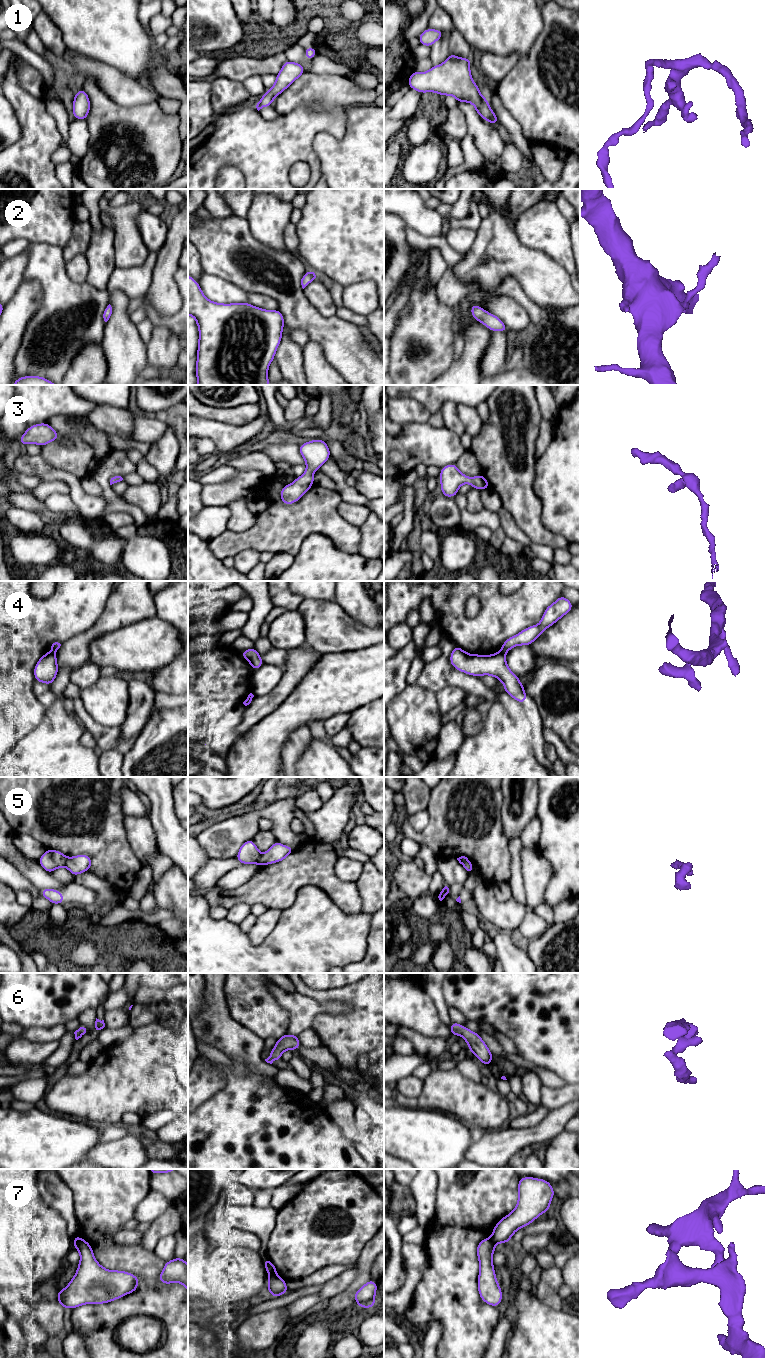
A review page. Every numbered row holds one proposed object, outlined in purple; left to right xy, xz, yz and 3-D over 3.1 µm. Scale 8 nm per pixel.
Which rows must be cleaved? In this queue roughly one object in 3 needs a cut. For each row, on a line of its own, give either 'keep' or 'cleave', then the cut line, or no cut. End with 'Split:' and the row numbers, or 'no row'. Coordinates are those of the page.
1: keep | no cut
2: keep | no cut
3: keep | no cut
4: cleave | yz (501, 650), (505, 653)
5: cleave | xz (261, 855), (257, 863)
6: keep | no cut
7: cleave | xz (270, 1275), (275, 1276)
Split: 4, 5, 7

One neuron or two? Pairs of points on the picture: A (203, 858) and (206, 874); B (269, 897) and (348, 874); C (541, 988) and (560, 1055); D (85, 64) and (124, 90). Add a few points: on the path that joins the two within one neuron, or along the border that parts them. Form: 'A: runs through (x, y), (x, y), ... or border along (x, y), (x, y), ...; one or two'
A: border along (210, 858), (198, 872); two
B: border along (337, 857), (335, 874), (355, 883); two
C: runs through (558, 1005), (560, 1007), (560, 1038); one
D: runs through (95, 70), (114, 83); one

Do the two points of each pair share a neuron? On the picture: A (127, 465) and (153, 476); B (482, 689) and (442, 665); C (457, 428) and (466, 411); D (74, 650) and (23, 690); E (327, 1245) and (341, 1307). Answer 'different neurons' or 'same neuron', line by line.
A: different neurons
B: same neuron
C: different neurons
D: different neurons
E: different neurons

